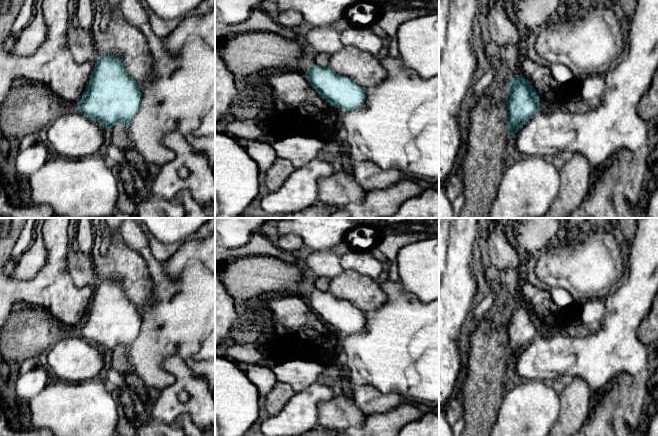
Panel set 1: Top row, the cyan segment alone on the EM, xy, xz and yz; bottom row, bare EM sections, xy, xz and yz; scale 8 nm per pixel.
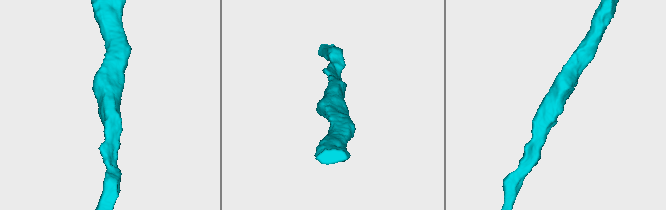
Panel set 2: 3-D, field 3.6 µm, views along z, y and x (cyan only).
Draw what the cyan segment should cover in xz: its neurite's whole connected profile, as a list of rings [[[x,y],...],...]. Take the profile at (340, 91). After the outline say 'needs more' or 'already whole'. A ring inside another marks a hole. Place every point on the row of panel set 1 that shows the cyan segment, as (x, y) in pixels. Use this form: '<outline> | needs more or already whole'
[[[310,64],[305,72],[313,89],[342,112],[359,109],[366,100],[365,88],[351,78],[335,73],[330,67]]] | already whole

